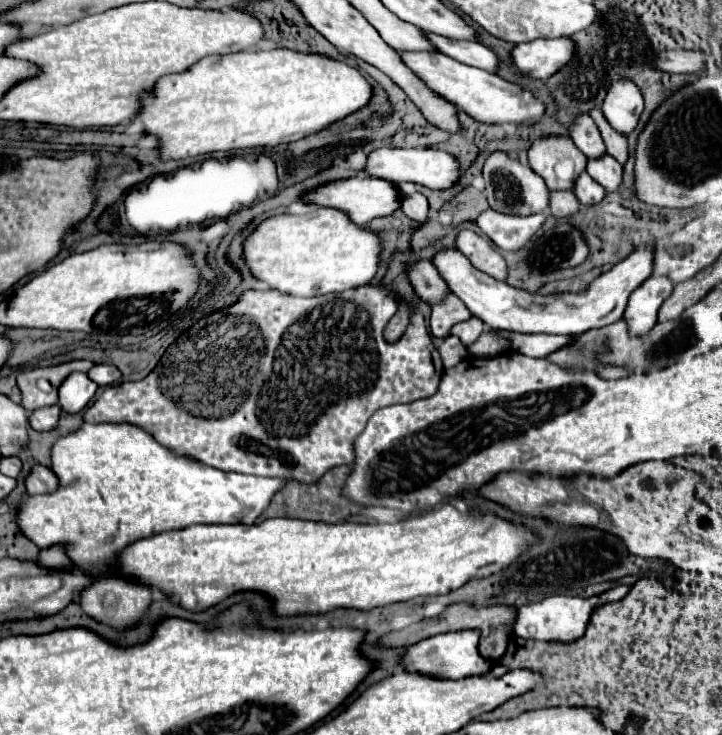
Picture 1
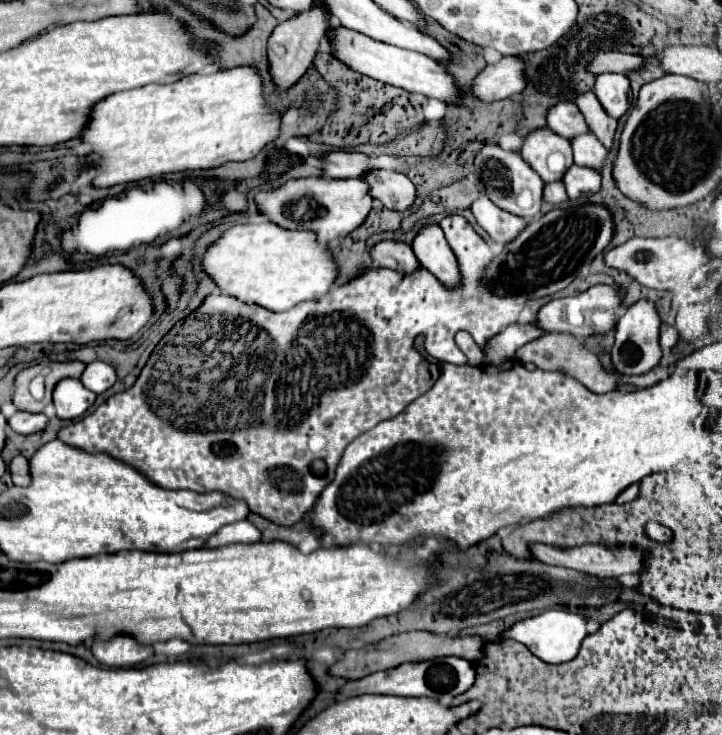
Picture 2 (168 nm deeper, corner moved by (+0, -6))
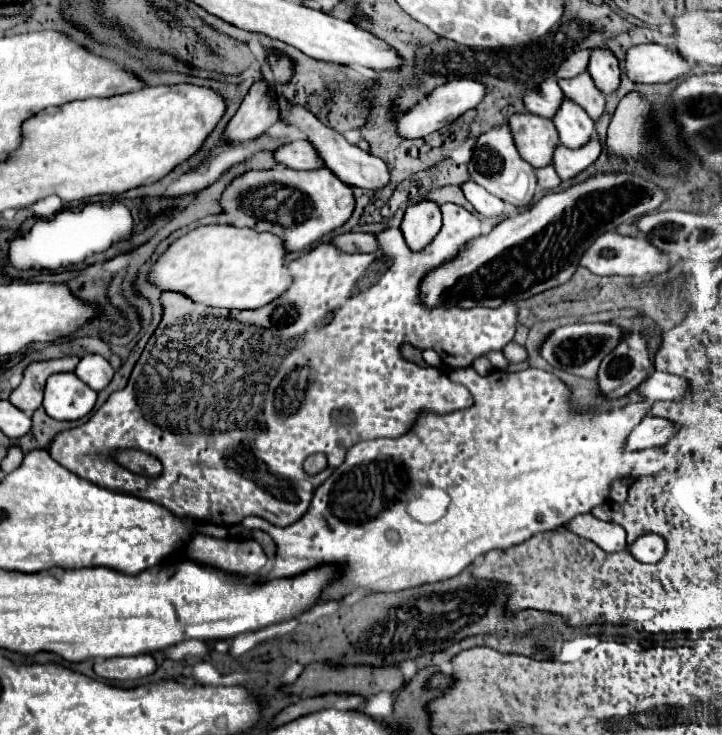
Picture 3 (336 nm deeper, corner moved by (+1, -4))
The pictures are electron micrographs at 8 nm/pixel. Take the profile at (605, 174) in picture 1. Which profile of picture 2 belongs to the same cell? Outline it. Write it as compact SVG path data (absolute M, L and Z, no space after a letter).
M592 132L574 138L572 148L574 148L574 162L578 166L586 166L602 172L602 166L608 158L608 150L598 142L598 138L594 138Z

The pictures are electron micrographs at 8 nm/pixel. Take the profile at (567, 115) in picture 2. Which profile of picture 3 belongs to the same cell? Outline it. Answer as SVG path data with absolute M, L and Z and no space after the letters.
M549 78L549 80L543 80L543 84L541 84L541 88L537 88L537 92L525 92L523 100L525 100L527 112L549 118L561 106L563 92L561 92L557 80Z

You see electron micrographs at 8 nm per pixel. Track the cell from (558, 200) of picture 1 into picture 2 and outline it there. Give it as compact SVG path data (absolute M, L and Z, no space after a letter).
M552 182L552 184L546 184L544 186L544 200L554 204L554 206L560 206L562 202L568 200L566 196L566 190L562 186L562 182Z

